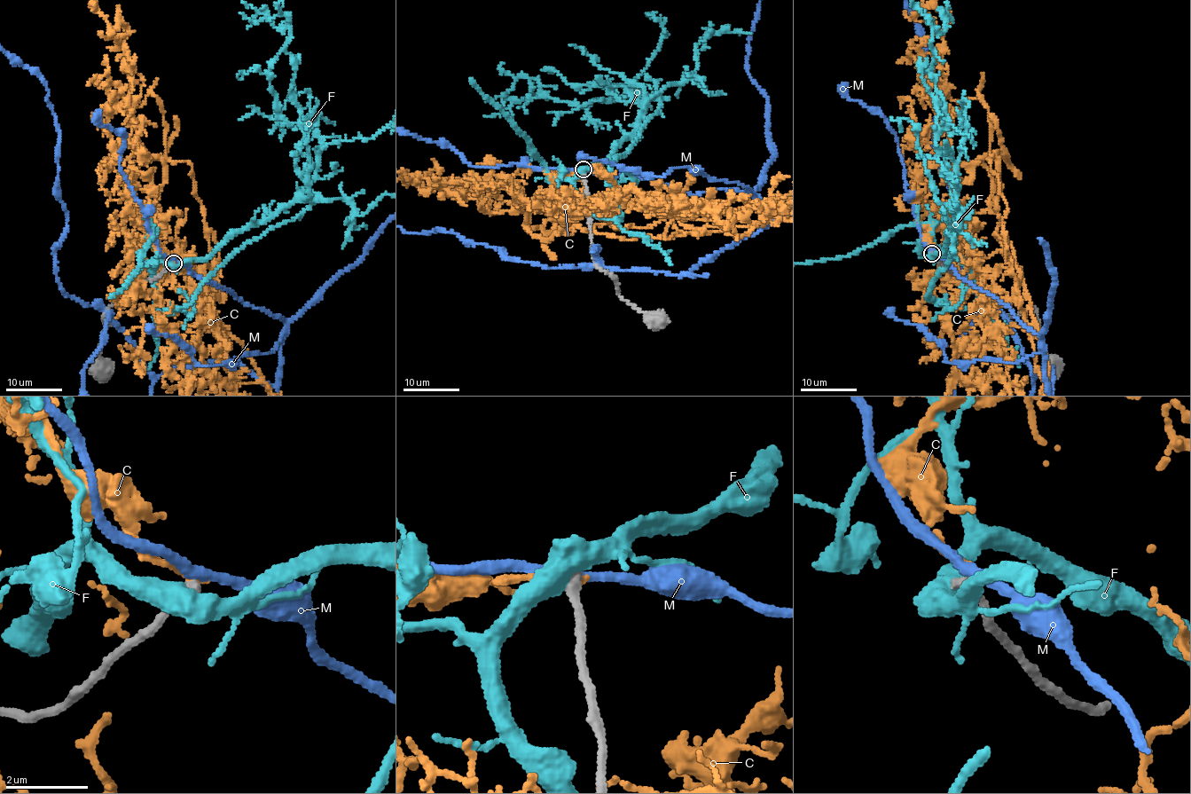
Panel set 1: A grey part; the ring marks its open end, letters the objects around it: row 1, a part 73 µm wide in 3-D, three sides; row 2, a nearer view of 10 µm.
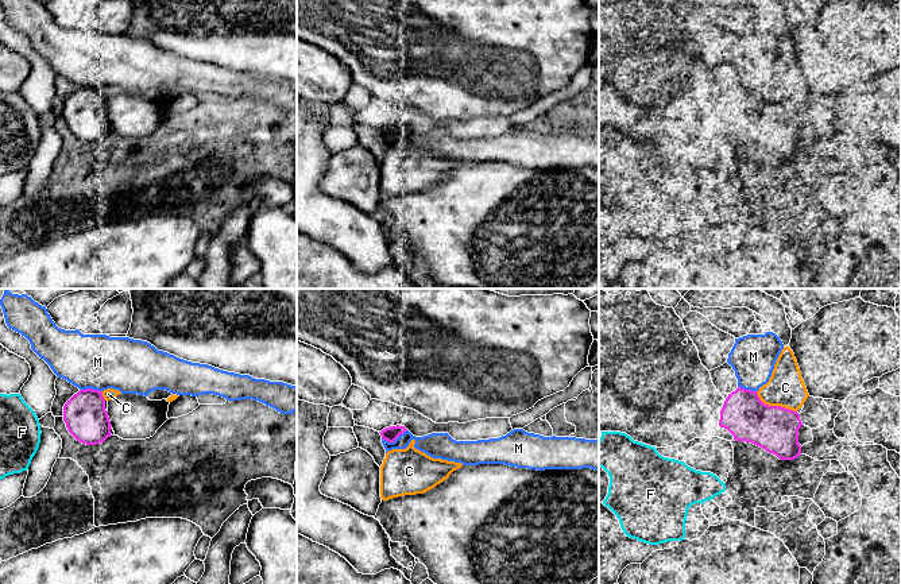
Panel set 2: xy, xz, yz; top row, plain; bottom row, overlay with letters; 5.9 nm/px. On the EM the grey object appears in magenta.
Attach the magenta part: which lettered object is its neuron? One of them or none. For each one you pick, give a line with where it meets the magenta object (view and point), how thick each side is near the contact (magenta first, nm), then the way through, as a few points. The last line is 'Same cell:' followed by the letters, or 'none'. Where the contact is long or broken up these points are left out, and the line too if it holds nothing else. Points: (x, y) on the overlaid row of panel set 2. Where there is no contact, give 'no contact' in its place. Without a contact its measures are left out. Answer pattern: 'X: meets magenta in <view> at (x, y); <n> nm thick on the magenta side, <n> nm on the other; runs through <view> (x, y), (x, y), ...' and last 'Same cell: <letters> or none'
Same cell: none

